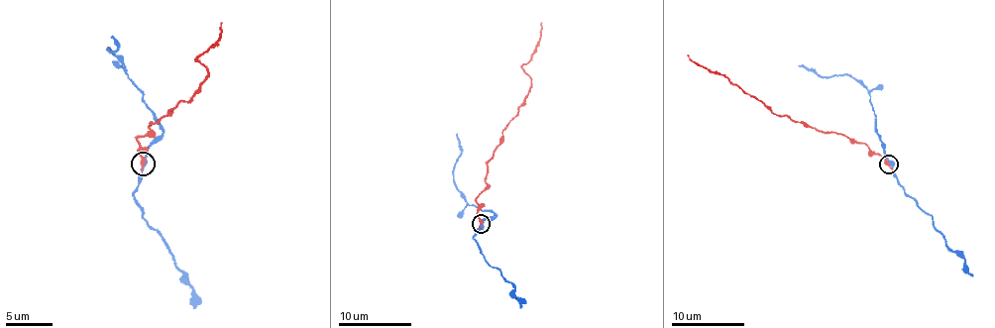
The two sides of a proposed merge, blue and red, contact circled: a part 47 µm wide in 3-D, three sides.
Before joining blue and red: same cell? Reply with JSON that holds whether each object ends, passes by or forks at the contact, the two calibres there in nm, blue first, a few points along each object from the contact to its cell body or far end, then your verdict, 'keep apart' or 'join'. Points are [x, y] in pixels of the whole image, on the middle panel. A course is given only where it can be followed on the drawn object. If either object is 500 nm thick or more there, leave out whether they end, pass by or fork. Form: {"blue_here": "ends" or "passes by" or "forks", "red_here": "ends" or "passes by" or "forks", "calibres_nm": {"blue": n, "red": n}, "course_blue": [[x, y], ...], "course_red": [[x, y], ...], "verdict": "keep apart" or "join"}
{"blue_here": "passes by", "red_here": "ends", "calibres_nm": {"blue": 280, "red": 380}, "course_blue": [[481, 224], [496, 215], [468, 204], [454, 180], [454, 164], [459, 155], [457, 133]], "course_red": [[481, 224], [476, 200], [487, 185], [487, 162], [530, 87], [530, 77], [521, 66], [530, 59], [541, 23]], "verdict": "keep apart"}

